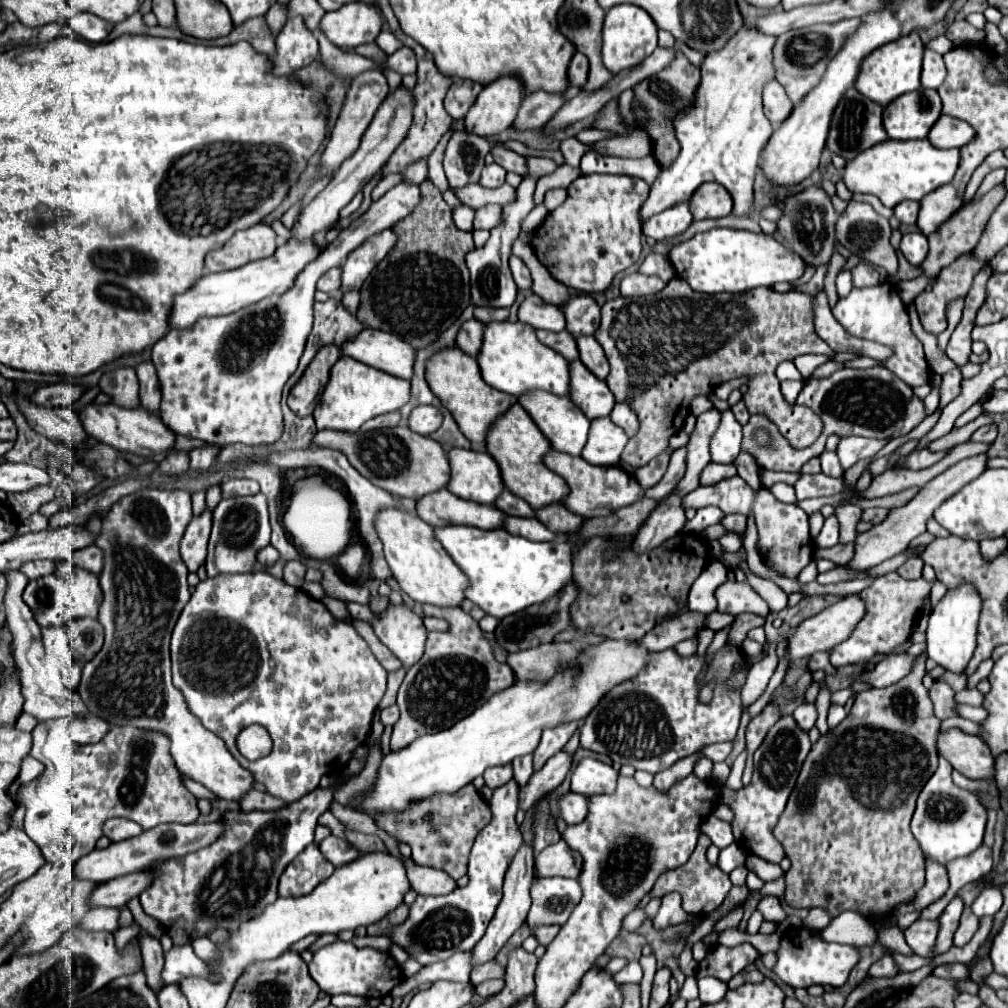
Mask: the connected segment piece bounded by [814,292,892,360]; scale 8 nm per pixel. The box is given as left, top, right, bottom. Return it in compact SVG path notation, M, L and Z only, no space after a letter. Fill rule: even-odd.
M826 292L814 296L814 326L816 334L834 350L834 352L856 352L876 360L886 360L892 356L892 350L878 342L866 342L862 338L850 336L842 324L832 316Z

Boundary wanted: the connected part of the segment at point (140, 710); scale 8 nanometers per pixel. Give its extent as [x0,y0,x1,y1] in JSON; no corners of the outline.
[70,488,254,800]

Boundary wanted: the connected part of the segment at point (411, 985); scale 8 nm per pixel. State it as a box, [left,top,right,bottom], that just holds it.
[390,952,470,996]

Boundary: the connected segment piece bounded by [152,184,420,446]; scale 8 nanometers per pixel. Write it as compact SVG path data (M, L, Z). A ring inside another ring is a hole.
M398 184L366 214L354 220L326 250L310 262L290 290L280 296L264 298L228 316L198 320L190 332L168 332L152 348L152 360L162 388L162 422L176 434L198 438L212 444L242 442L258 446L274 442L282 434L280 396L288 378L296 372L312 330L312 306L316 282L330 268L340 268L342 260L364 240L376 236L412 212L420 198L418 186ZM232 364L246 366L232 366Z

